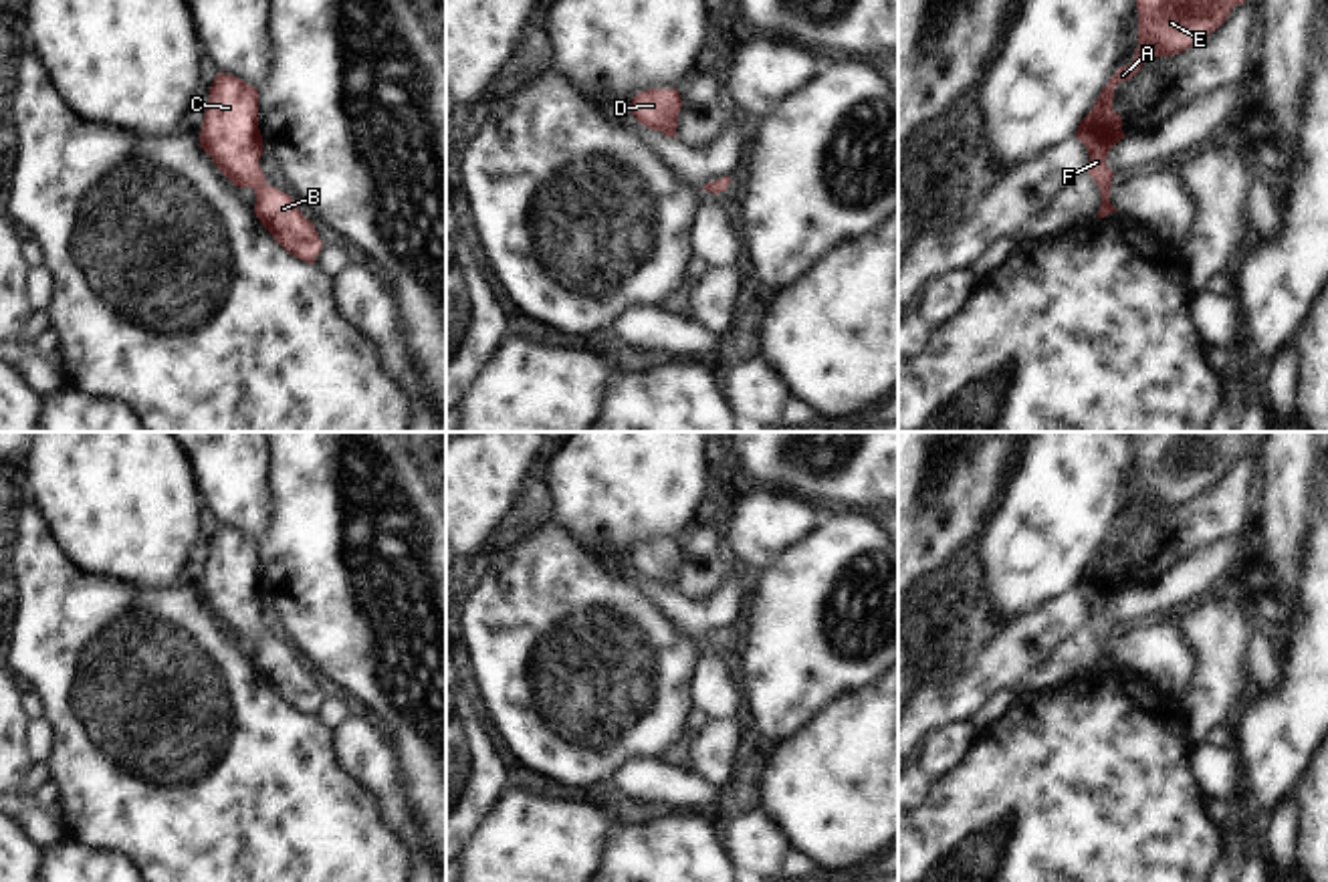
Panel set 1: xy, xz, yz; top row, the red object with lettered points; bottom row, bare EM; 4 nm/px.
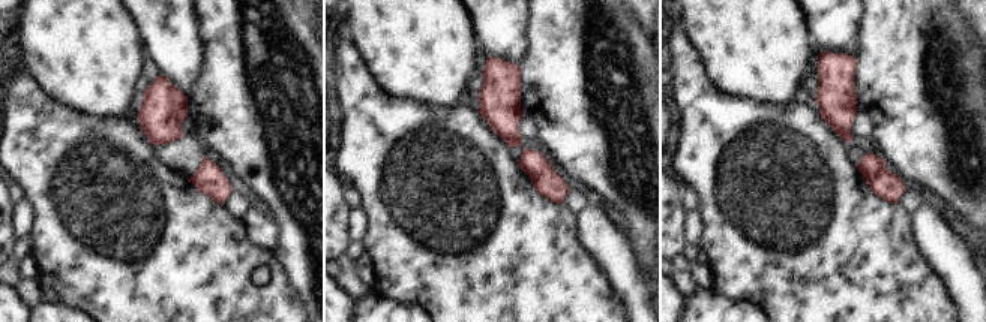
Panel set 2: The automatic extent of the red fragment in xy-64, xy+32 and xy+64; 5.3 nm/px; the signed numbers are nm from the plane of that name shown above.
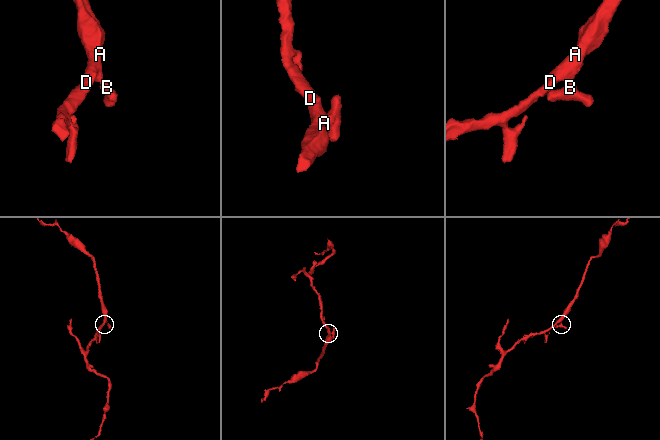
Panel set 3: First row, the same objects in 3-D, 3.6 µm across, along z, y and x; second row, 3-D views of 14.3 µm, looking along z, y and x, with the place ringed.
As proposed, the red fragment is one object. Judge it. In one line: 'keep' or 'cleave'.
keep

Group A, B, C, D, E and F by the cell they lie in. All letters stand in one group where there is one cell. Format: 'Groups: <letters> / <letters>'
Groups: A B C D E F.

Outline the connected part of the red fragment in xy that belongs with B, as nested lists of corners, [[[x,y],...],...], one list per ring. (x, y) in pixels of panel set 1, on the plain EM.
[[[218,525],[200,583],[200,597],[216,620],[236,638],[256,646],[254,666],[274,692],[293,708],[315,716],[323,694],[297,654],[266,636],[258,618],[262,587],[258,581],[258,541],[242,531]]]

